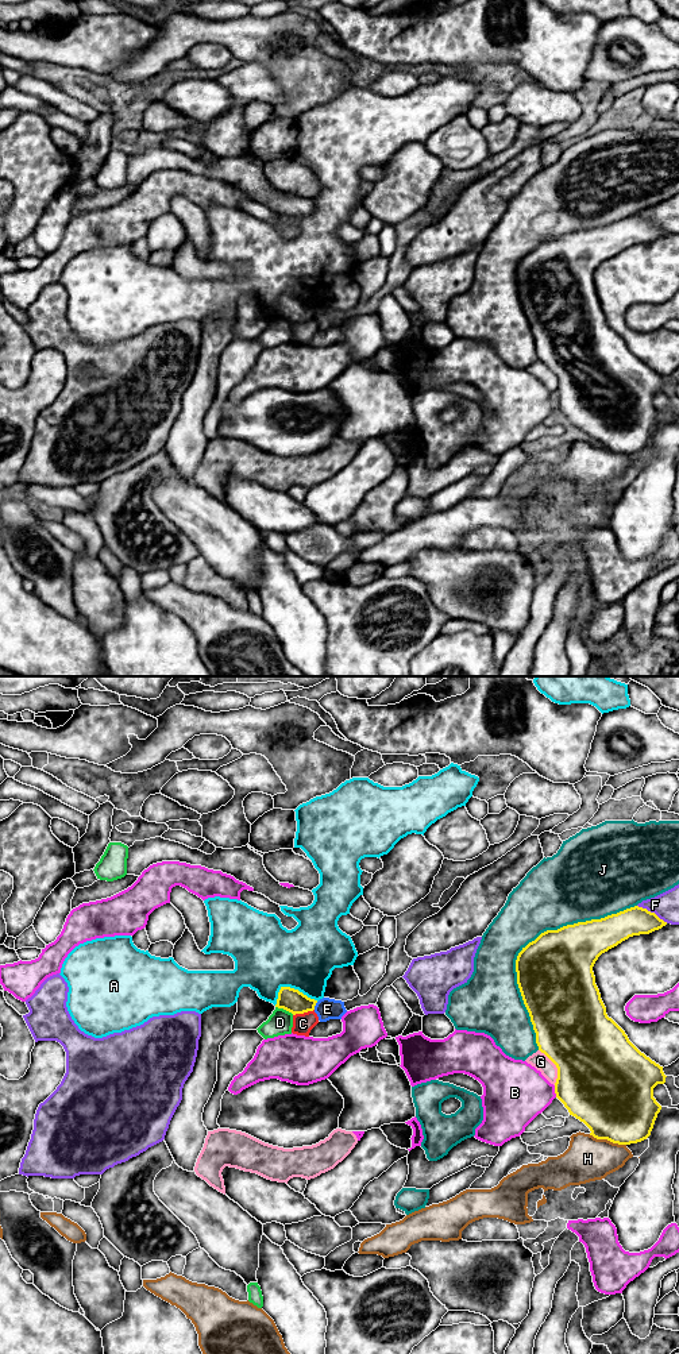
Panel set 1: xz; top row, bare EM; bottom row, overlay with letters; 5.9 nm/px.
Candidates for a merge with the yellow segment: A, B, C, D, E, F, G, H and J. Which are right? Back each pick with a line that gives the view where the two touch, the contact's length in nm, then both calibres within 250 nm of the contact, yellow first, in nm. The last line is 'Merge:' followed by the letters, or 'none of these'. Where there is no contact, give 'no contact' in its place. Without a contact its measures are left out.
Merge: none of these

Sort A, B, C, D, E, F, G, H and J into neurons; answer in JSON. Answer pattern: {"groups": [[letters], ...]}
{"groups": [["A"], ["B"], ["C"], ["D"], ["E"], ["F"], ["G"], ["H"], ["J"]]}

